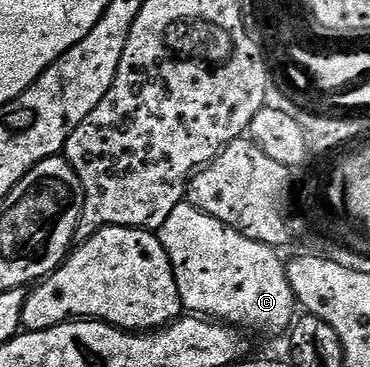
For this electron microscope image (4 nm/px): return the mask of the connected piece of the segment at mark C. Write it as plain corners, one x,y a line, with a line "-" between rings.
183,202
175,206
175,210
171,210
167,222
163,222
159,230
159,235
169,255
175,282
179,286
181,307
186,313
200,314
202,317
231,324
250,333
284,333
294,323
295,297
289,281
289,269
286,261
281,261
282,253
278,249
272,248
270,244
255,242
251,238
243,238
243,234
219,222
219,218
211,218
211,214
200,212
188,202

